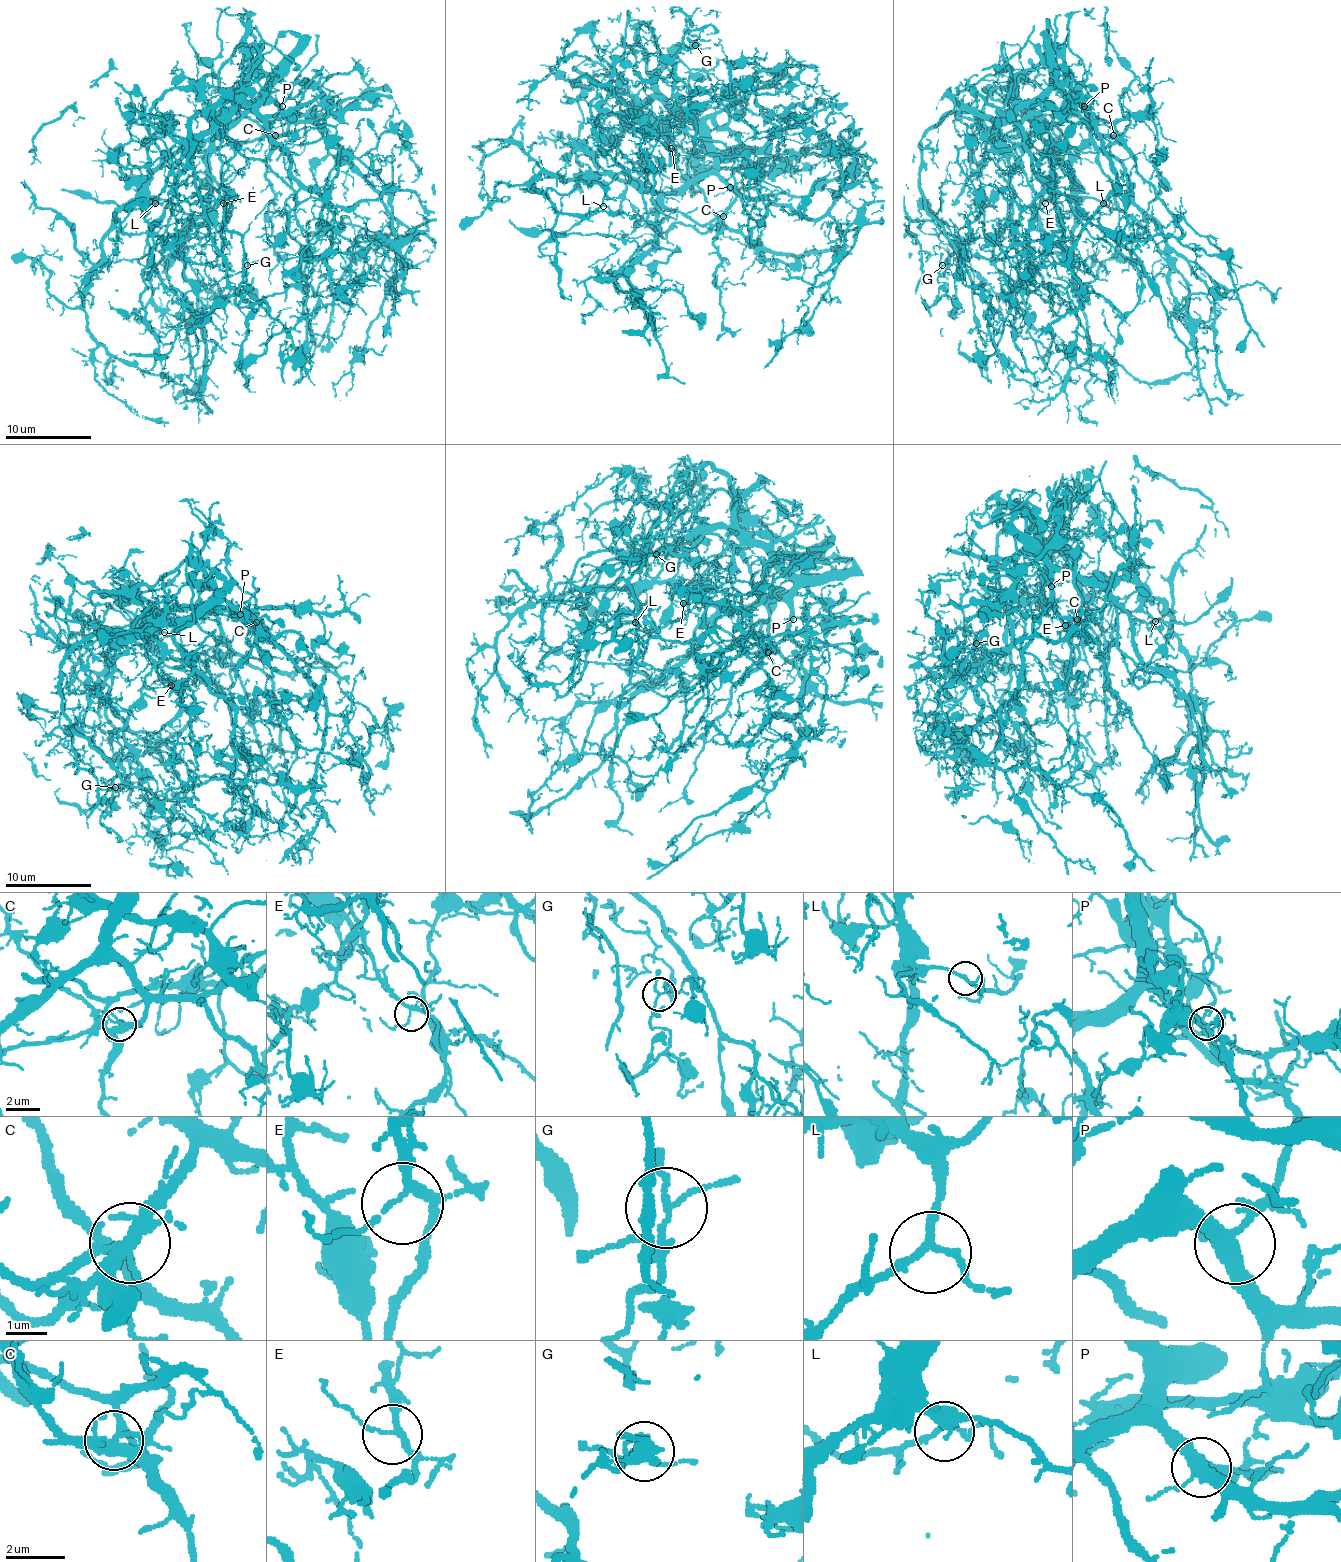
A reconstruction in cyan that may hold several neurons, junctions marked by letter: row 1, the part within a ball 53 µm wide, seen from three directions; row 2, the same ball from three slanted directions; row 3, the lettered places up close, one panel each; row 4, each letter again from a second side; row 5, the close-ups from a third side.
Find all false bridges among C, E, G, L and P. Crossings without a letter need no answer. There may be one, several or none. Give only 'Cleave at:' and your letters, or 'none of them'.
Cleave at: C

